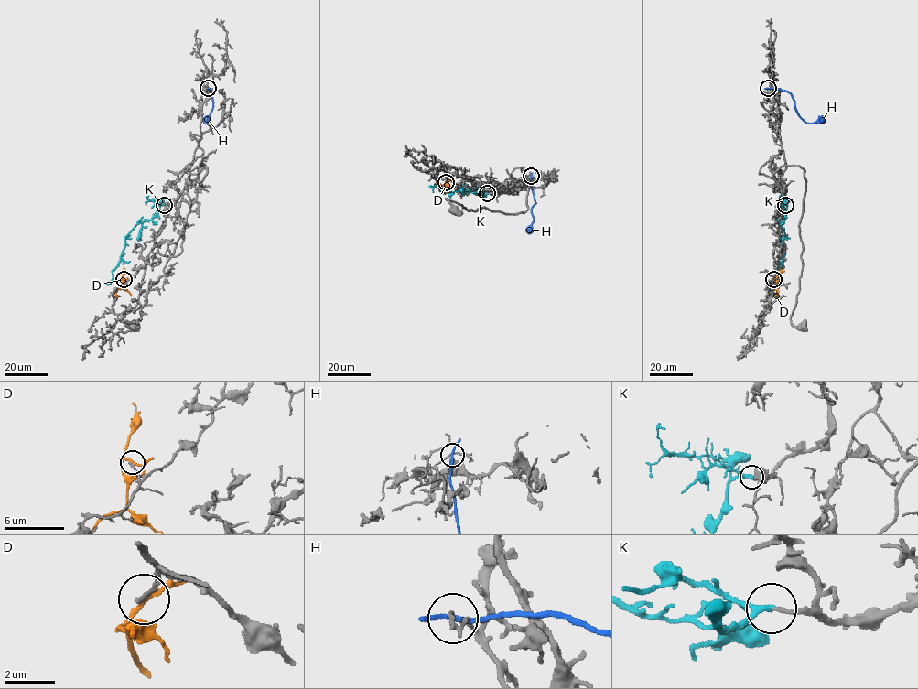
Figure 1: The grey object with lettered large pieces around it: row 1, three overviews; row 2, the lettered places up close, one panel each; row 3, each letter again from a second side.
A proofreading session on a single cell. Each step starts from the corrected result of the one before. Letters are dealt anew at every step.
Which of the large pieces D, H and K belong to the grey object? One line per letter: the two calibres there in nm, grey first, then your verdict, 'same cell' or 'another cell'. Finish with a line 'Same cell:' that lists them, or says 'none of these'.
D: 140 nm thick on the grey side, 160 nm on the other; another cell
H: 100 nm thick on the grey side, 180 nm on the other; another cell
K: 160 nm thick on the grey side, 220 nm on the other; same cell
Same cell: K

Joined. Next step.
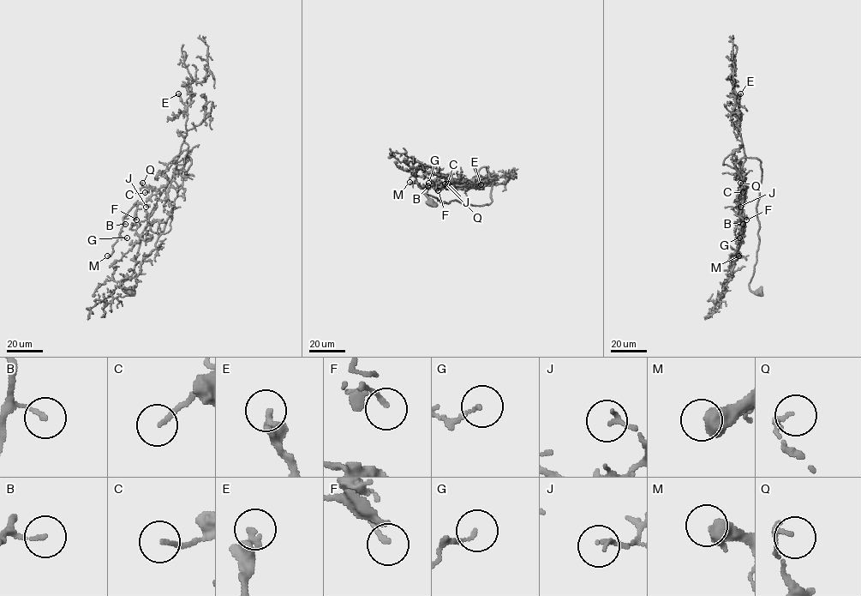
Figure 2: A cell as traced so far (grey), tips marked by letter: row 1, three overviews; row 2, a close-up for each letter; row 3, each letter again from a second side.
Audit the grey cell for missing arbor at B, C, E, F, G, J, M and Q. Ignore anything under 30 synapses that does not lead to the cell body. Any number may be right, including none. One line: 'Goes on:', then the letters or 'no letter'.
Goes on: E

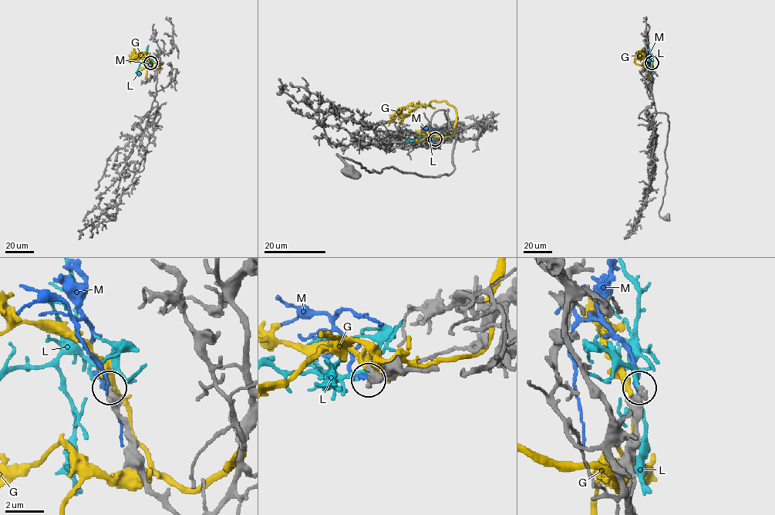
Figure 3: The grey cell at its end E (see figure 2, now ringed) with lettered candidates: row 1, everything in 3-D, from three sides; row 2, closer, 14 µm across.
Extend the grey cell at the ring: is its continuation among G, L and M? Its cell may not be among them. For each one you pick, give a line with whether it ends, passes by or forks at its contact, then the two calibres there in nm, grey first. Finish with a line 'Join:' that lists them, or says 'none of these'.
L: it ends; calibres 440 and 220 nm
Join: L

